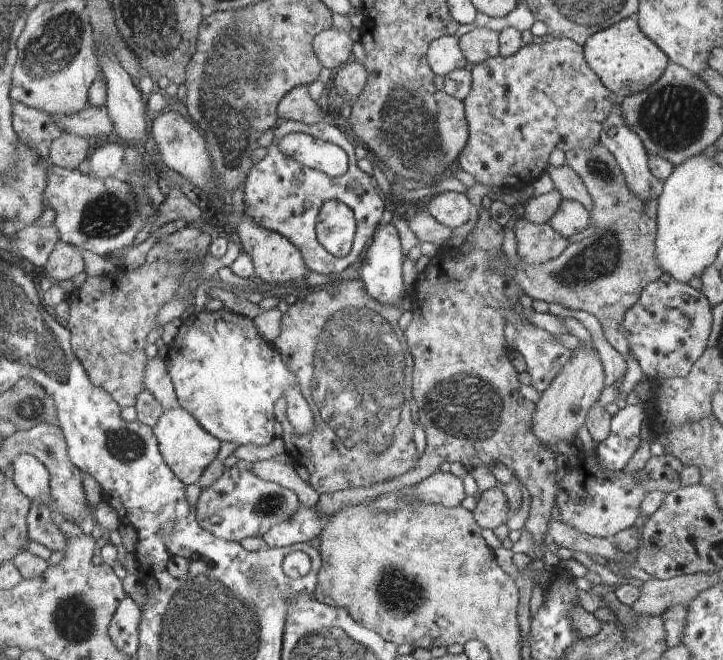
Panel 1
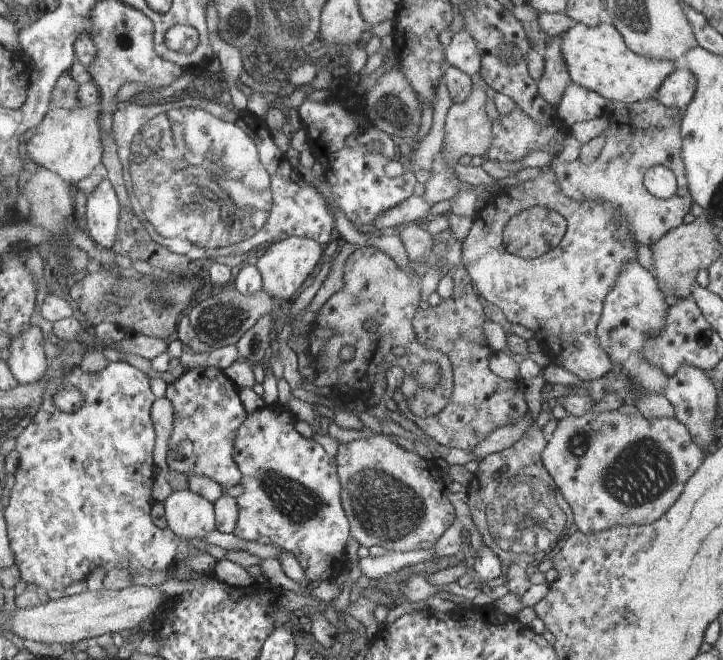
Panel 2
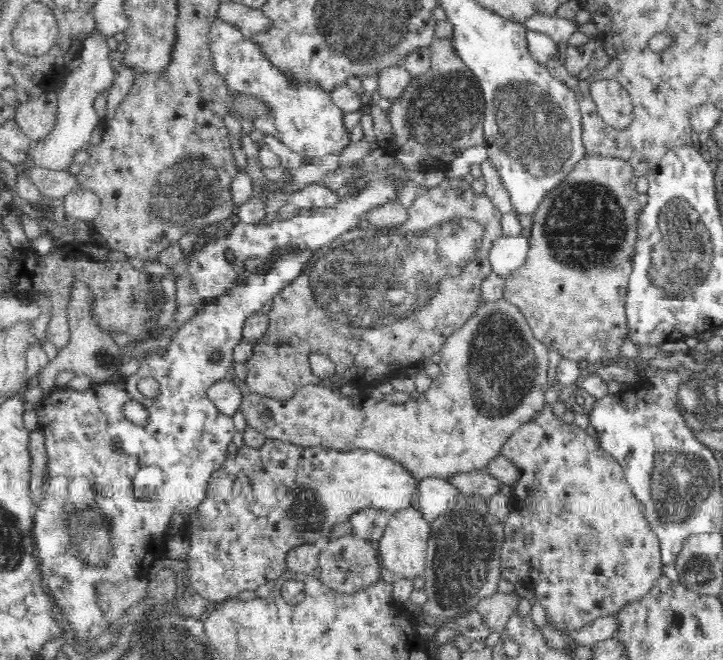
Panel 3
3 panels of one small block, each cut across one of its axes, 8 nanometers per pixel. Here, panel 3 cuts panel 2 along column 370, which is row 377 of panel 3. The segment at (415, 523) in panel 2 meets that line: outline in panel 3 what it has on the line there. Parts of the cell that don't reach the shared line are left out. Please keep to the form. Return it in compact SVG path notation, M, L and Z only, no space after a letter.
M503 297L492 303L482 302L480 308L476 312L476 316L472 316L466 320L466 324L462 328L453 332L446 340L441 351L441 362L439 363L440 372L436 378L432 379L432 383L428 390L421 393L419 398L411 399L402 404L392 404L384 400L376 400L367 393L360 390L352 396L342 395L339 388L330 387L328 384L314 384L306 387L299 387L297 391L287 399L278 400L272 397L265 397L258 393L251 393L243 396L242 404L239 411L245 416L247 426L254 430L260 431L267 440L275 440L284 444L293 444L300 448L324 448L340 451L350 451L354 449L373 450L382 456L388 457L397 463L402 464L408 471L412 473L418 480L426 477L438 477L448 479L454 474L462 472L472 472L475 470L486 471L488 464L497 456L501 455L500 450L504 444L508 442L512 434L516 432L523 424L530 422L540 411L544 409L546 404L544 396L546 396L546 388L548 388L548 368L549 368L549 348L544 346L540 340L536 339L532 334L530 327L527 325L523 314L519 308L504 300Z

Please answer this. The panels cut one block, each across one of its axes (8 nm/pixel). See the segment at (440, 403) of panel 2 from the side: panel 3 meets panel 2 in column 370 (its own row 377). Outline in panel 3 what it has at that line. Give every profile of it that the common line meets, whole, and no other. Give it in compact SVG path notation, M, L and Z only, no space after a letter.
M454 177L442 180L433 188L421 188L416 200L408 207L409 219L404 220L404 224L391 229L379 230L376 227L366 227L364 225L358 228L344 231L341 235L332 239L324 247L320 247L312 256L303 264L298 276L286 283L273 296L271 310L268 312L270 326L267 334L262 336L253 347L253 356L246 362L247 377L245 382L249 386L252 393L258 393L265 397L272 397L278 400L291 397L299 387L307 385L322 384L310 370L306 370L304 366L300 368L296 364L308 364L308 352L311 354L322 354L328 356L335 365L334 379L340 380L338 384L332 384L332 387L340 388L344 384L352 384L361 390L370 386L384 384L388 378L392 376L392 372L403 372L412 368L414 364L427 362L434 354L441 354L445 340L459 328L466 324L466 320L472 316L476 316L476 312L483 302L480 295L480 284L484 284L484 278L490 274L491 263L489 262L489 251L496 239L503 236L501 231L502 215L488 196L477 195L472 190L464 178Z

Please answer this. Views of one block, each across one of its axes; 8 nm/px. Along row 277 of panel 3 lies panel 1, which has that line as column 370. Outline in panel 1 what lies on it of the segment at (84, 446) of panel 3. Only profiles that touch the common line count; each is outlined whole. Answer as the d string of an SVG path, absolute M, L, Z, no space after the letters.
M389 222L385 226L379 227L373 236L373 244L367 251L363 266L360 269L361 278L365 282L365 288L368 289L369 294L375 300L379 300L381 304L397 306L405 296L403 266L405 266L405 260L407 260L403 246L401 246L399 232L393 226L393 222Z

